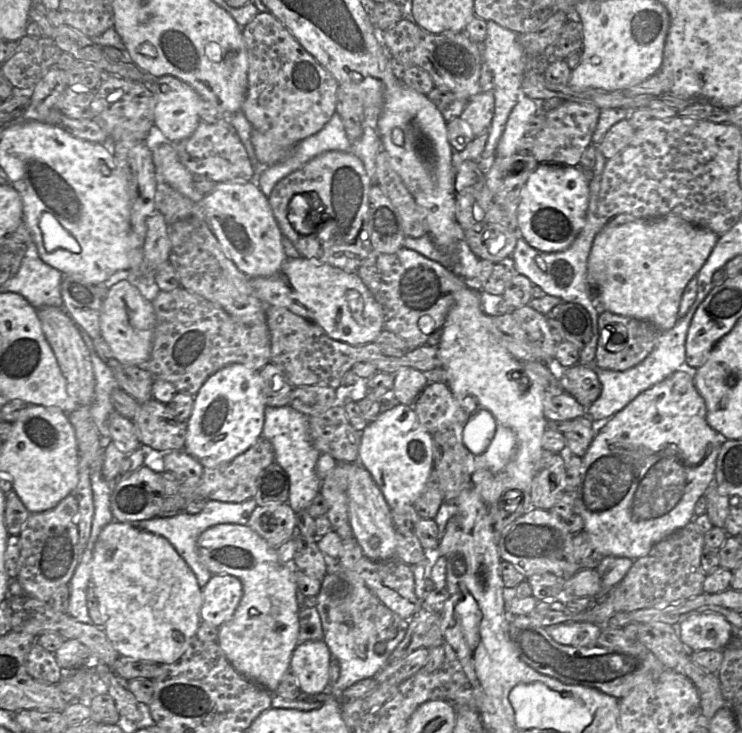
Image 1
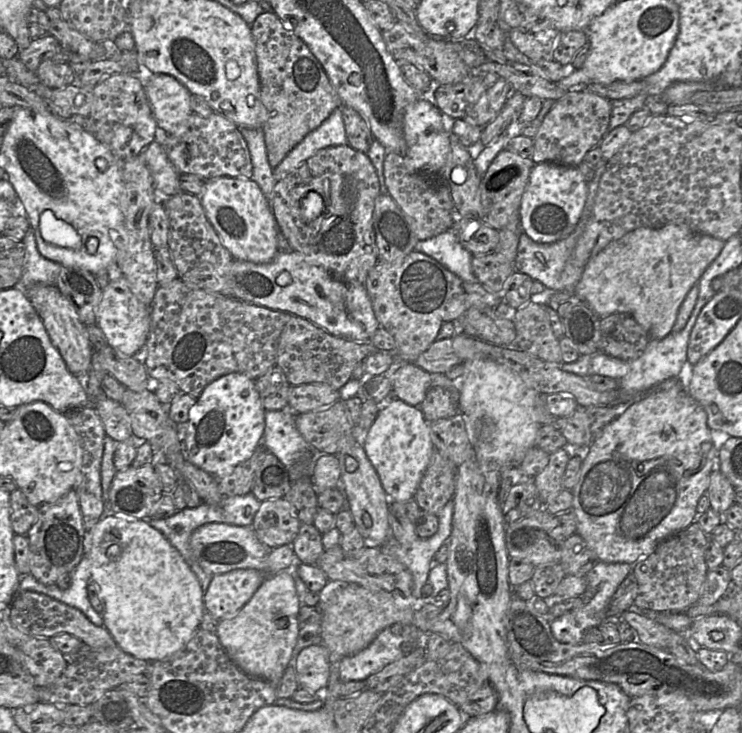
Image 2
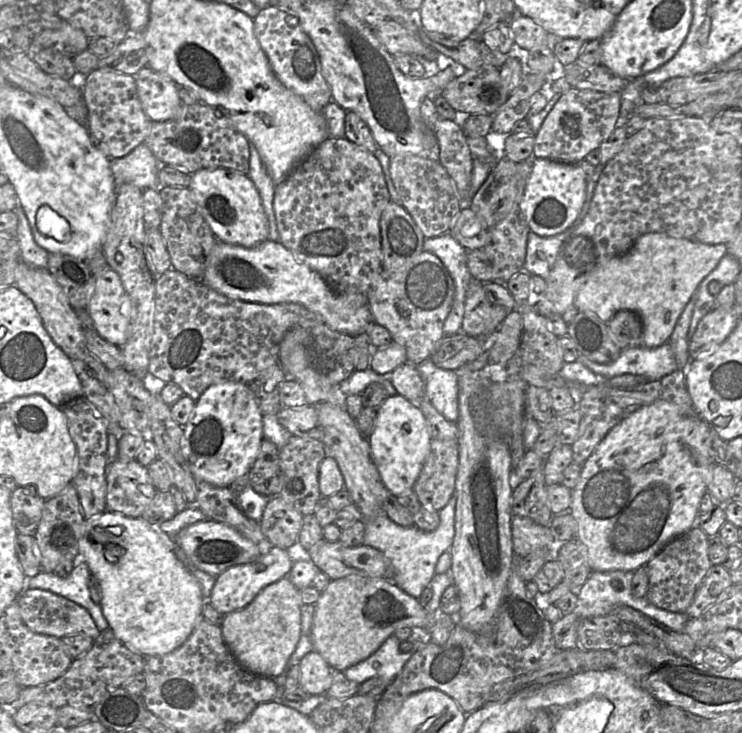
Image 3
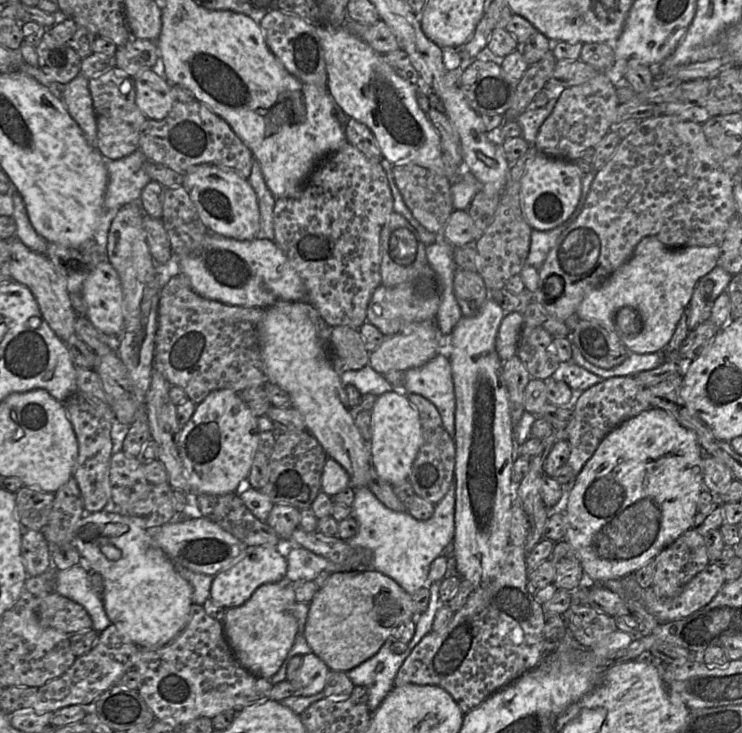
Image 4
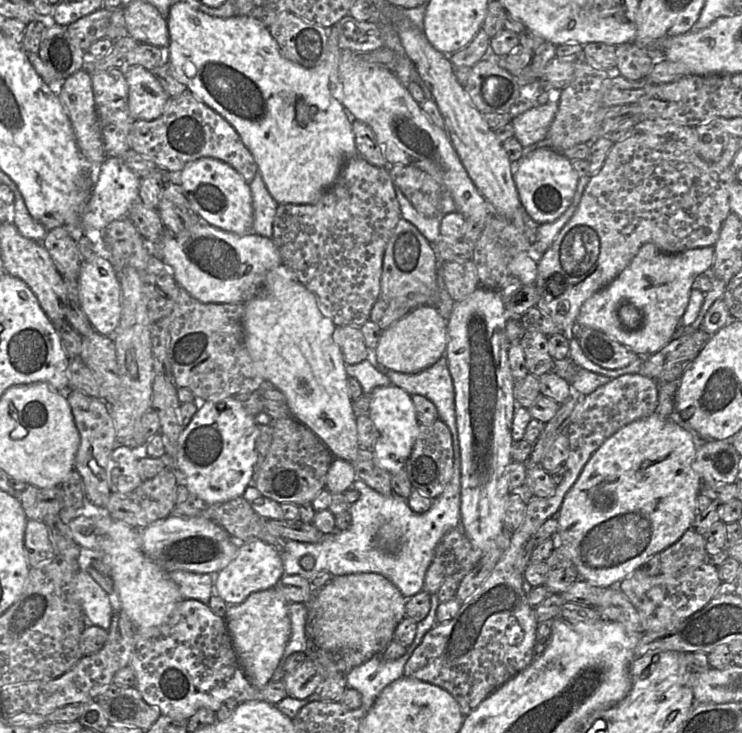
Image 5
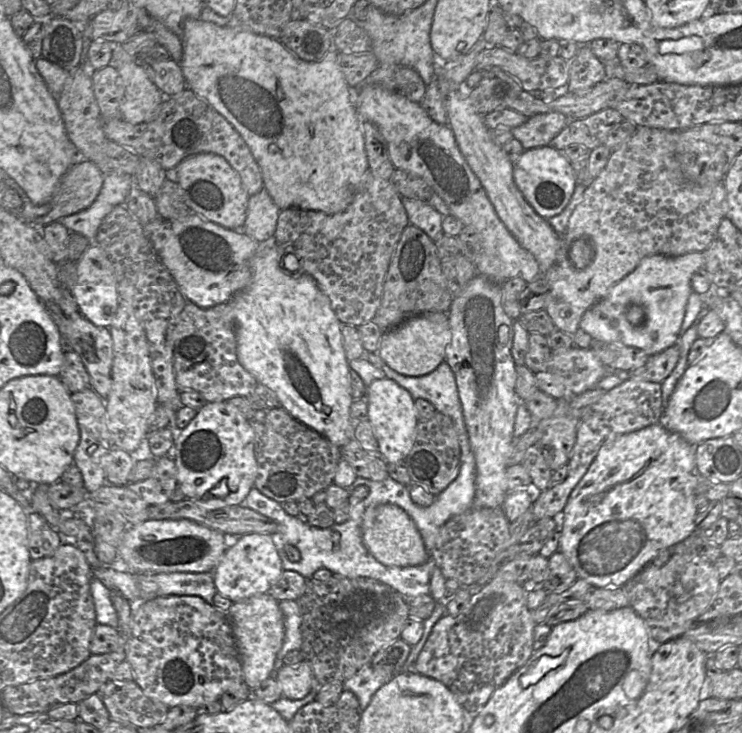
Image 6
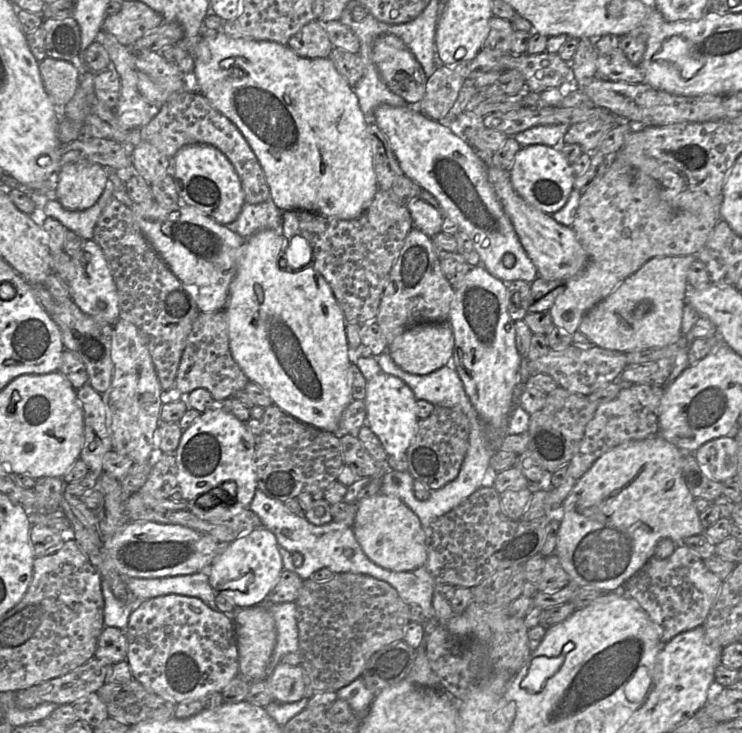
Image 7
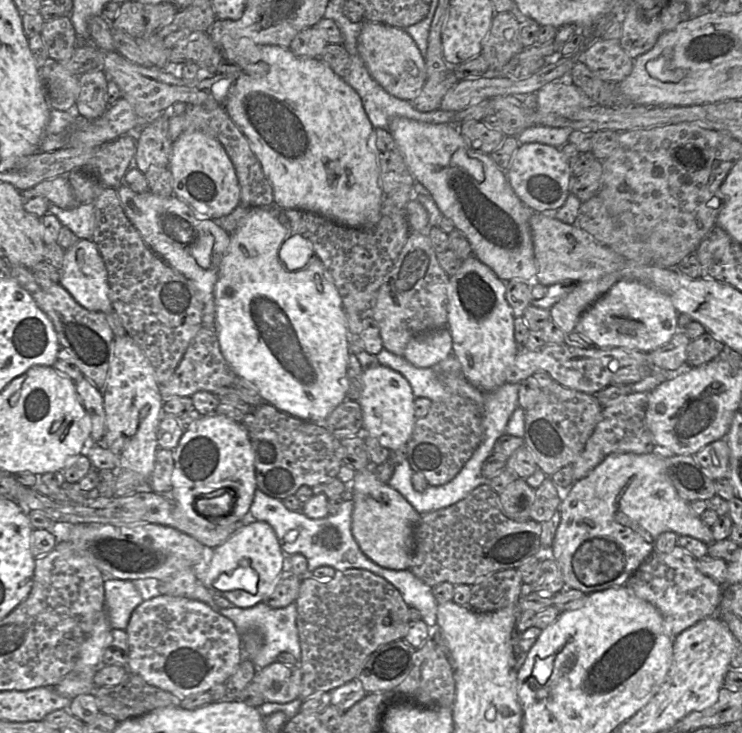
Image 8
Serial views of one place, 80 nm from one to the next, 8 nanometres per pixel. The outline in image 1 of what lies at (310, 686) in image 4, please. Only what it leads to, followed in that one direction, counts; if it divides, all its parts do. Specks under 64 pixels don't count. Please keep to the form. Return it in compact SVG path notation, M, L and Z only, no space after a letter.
M323 640L306 641L296 646L289 669L301 692L314 695L324 691L329 684L330 660L331 652Z

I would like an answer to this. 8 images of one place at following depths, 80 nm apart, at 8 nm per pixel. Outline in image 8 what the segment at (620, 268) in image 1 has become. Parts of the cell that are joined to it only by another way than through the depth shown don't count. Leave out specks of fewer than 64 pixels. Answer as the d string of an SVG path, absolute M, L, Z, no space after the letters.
M622 278L582 313L574 330L599 348L650 353L670 342L679 331L678 317L668 295L635 279Z

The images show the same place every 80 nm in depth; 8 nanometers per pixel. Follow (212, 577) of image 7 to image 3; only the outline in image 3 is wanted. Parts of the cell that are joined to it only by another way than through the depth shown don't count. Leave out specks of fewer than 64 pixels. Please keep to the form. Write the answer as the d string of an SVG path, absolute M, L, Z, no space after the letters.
M273 545L262 547L260 557L251 563L232 566L216 577L208 602L222 614L228 614L246 607L257 594L269 584L288 577L293 561L287 549Z

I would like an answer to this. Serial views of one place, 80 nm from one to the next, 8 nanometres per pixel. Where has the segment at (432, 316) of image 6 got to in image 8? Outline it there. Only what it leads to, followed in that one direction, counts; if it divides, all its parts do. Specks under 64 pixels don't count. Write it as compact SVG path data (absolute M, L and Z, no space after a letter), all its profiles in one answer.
M448 327L415 335L407 343L403 358L419 368L431 368L447 358L453 351Z

